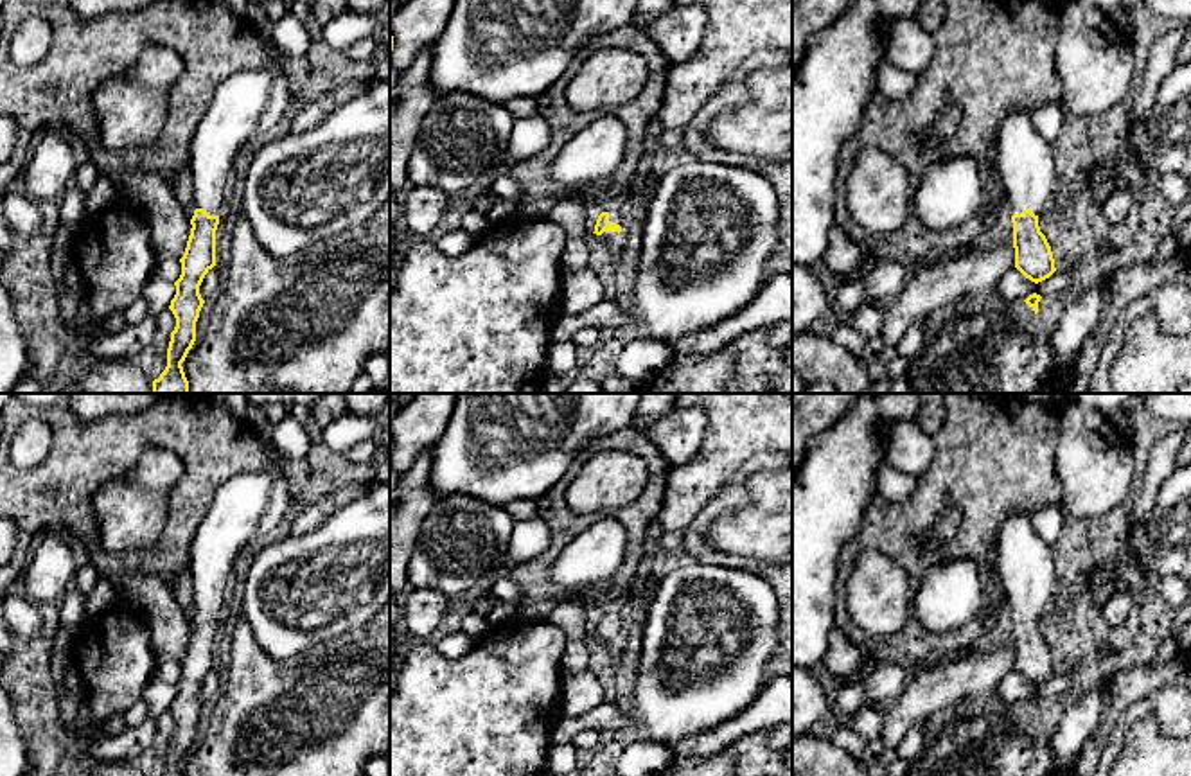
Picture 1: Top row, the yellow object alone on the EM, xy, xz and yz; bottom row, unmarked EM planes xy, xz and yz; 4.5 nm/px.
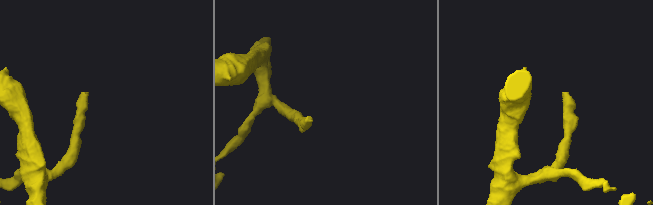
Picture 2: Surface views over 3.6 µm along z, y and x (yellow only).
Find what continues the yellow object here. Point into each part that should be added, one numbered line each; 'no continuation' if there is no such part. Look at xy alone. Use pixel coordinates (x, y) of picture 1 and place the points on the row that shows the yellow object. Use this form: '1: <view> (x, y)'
1: xy (248, 105)

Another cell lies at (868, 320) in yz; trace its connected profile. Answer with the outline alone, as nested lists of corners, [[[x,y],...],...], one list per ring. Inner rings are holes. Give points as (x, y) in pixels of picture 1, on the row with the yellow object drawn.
[[[877,305],[859,307],[848,316],[850,327],[864,336],[878,336],[882,327],[882,311]]]

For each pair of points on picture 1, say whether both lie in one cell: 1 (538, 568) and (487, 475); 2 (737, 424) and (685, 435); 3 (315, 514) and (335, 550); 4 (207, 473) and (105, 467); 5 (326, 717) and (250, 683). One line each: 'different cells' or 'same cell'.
1: different cells
2: different cells
3: different cells
4: same cell
5: same cell

